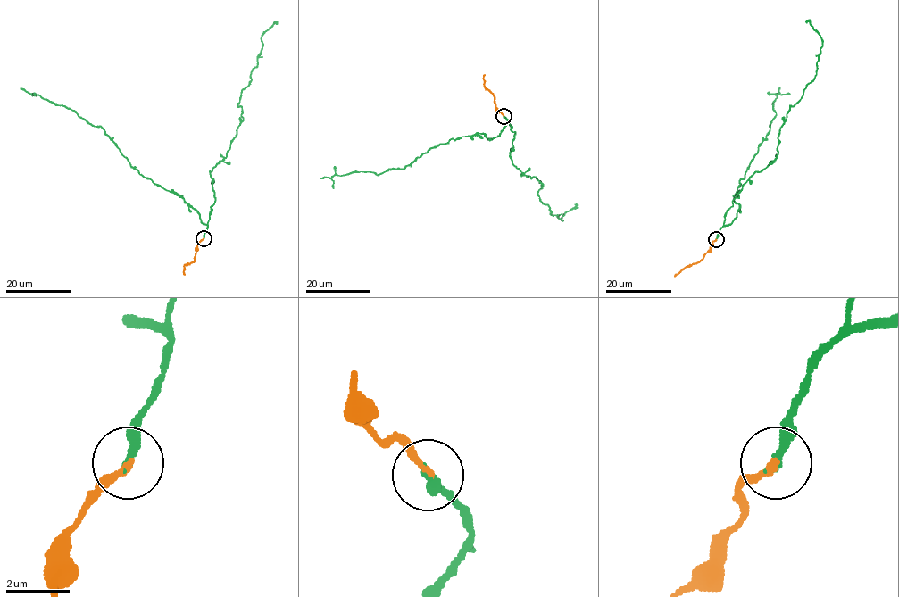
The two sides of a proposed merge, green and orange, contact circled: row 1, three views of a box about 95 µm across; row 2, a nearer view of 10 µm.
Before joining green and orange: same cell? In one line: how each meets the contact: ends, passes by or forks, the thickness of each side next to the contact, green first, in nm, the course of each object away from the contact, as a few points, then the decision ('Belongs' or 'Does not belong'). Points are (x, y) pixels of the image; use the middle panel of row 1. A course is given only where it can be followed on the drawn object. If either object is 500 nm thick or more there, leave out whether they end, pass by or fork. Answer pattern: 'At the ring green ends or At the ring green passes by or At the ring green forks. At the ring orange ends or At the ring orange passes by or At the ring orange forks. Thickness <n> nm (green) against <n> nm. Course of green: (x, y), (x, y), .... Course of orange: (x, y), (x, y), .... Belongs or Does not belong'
At the ring green ends. At the ring orange ends. Thickness 280 nm (green) against 220 nm. Course of green: (503, 116), (515, 132), (511, 159), (543, 185), (537, 194), (551, 214), (562, 220), (577, 203). Course of orange: (503, 116), (497, 111), (494, 95), (484, 84), (485, 75). Belongs

